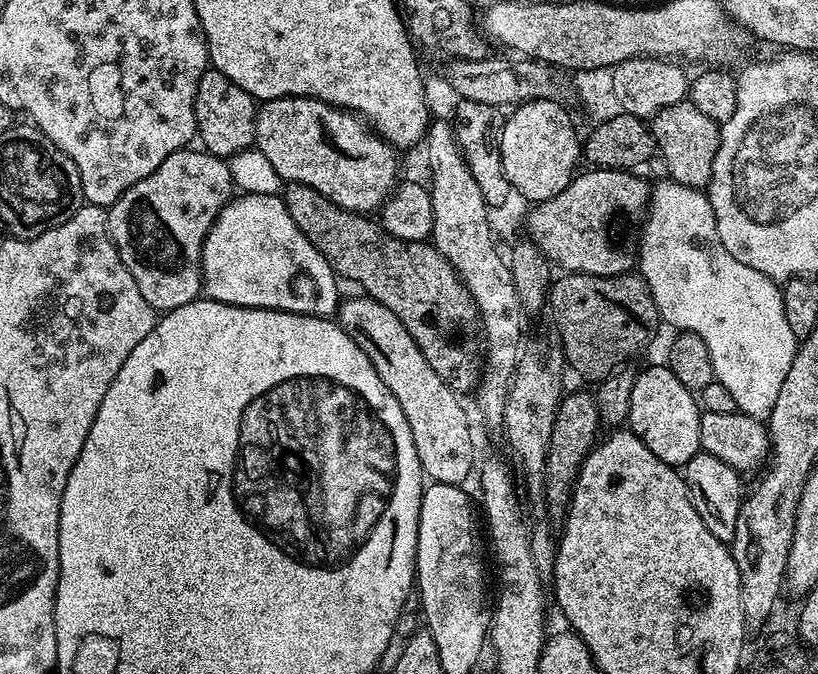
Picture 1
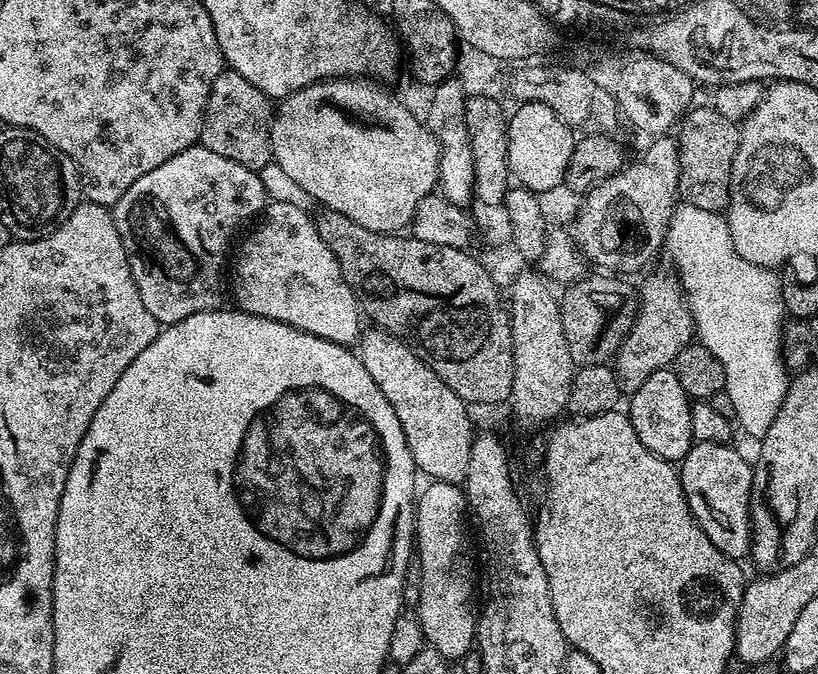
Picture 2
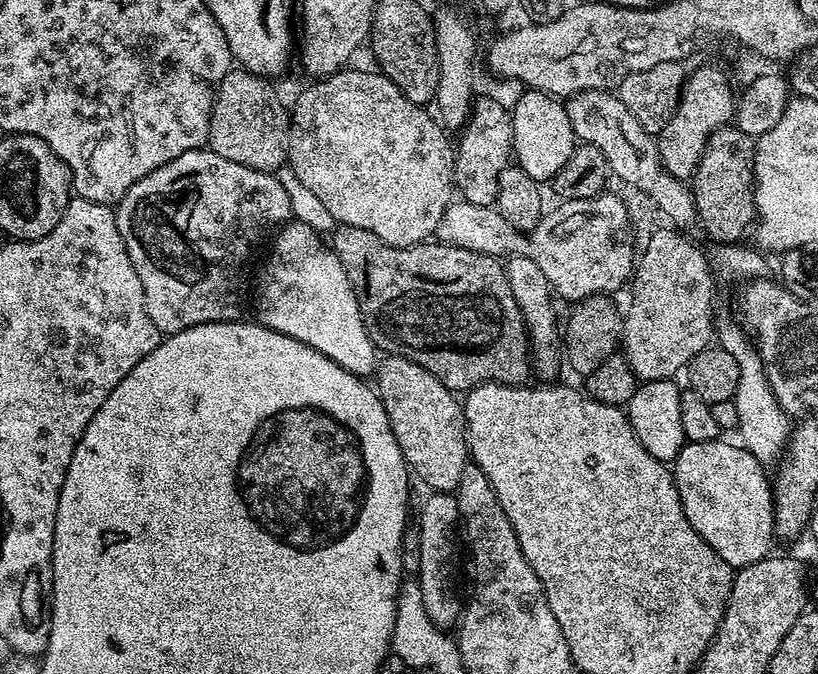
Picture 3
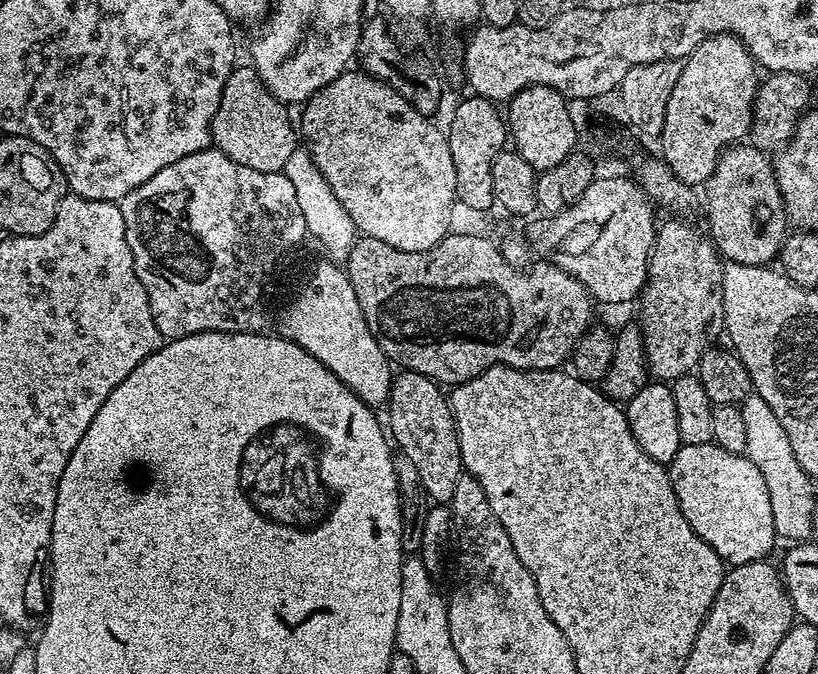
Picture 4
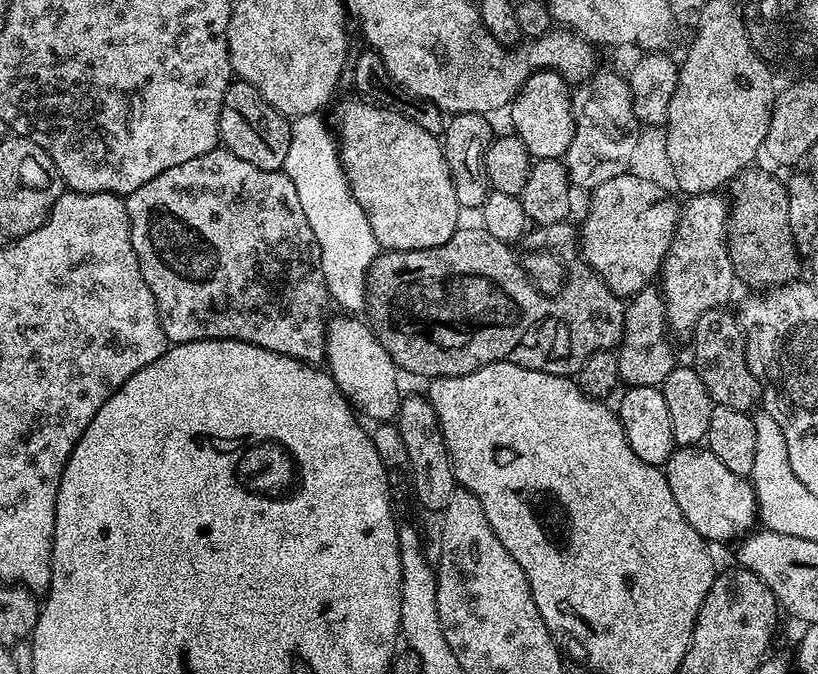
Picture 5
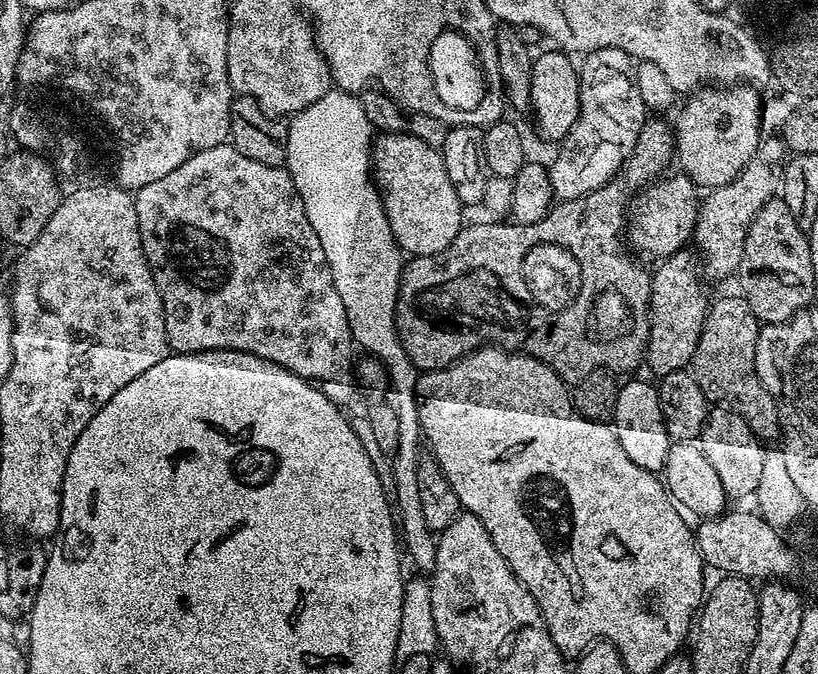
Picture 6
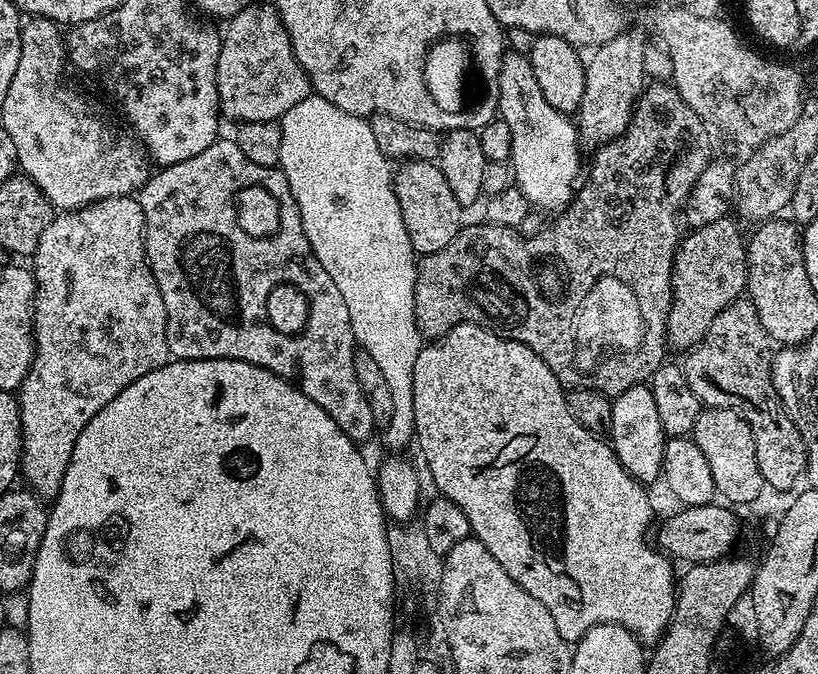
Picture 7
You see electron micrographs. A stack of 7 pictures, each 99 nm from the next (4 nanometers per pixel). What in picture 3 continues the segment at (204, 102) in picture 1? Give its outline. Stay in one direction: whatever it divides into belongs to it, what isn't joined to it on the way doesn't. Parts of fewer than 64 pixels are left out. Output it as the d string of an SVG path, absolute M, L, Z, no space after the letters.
M247 68L228 69L212 97L207 147L222 158L230 158L230 162L238 162L238 166L276 174L288 159L290 112L268 84L271 83L265 77L255 76Z

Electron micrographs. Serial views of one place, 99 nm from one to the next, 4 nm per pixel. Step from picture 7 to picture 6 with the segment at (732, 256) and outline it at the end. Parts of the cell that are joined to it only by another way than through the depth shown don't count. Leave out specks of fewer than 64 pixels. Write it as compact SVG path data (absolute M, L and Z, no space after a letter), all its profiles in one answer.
M681 250L672 256L663 257L657 263L660 265L652 272L646 364L656 371L657 377L685 371L691 365L694 350L698 350L698 338L702 334L704 320L708 316L710 296L704 293L705 281L701 269L697 261L696 264L692 261L693 253L689 252Z

